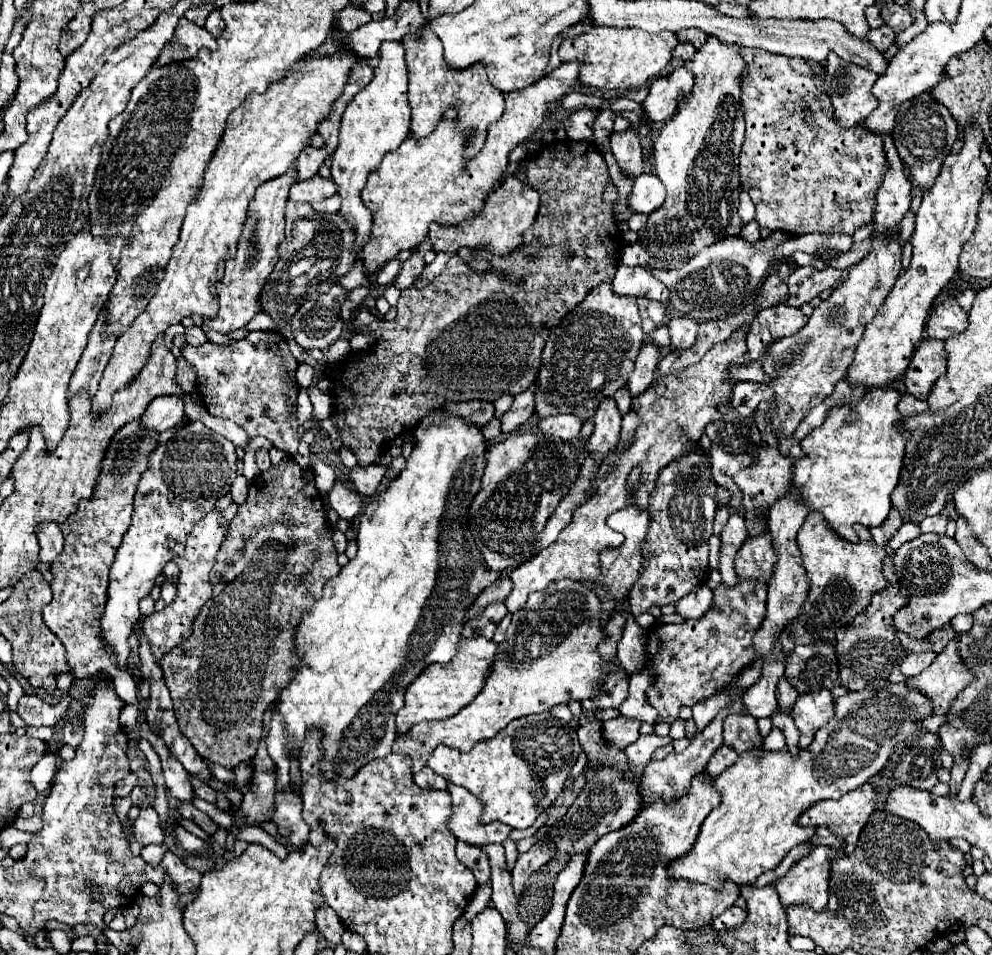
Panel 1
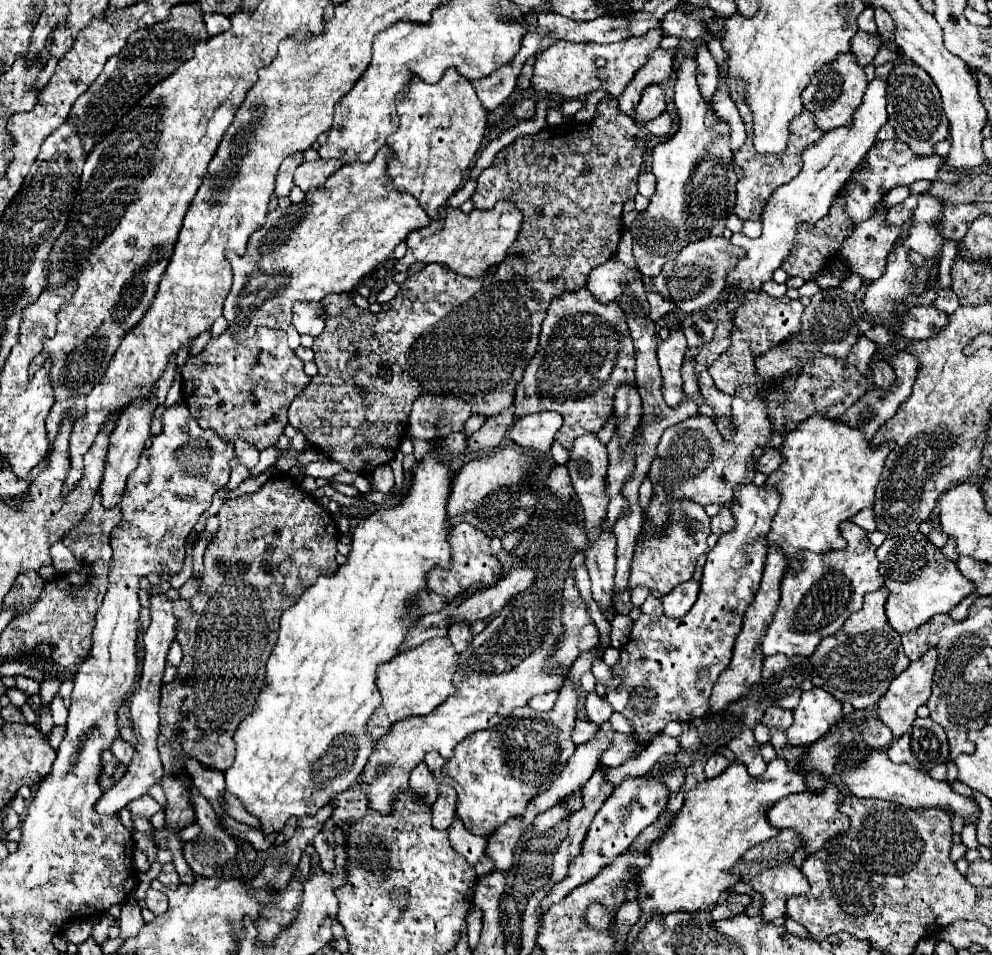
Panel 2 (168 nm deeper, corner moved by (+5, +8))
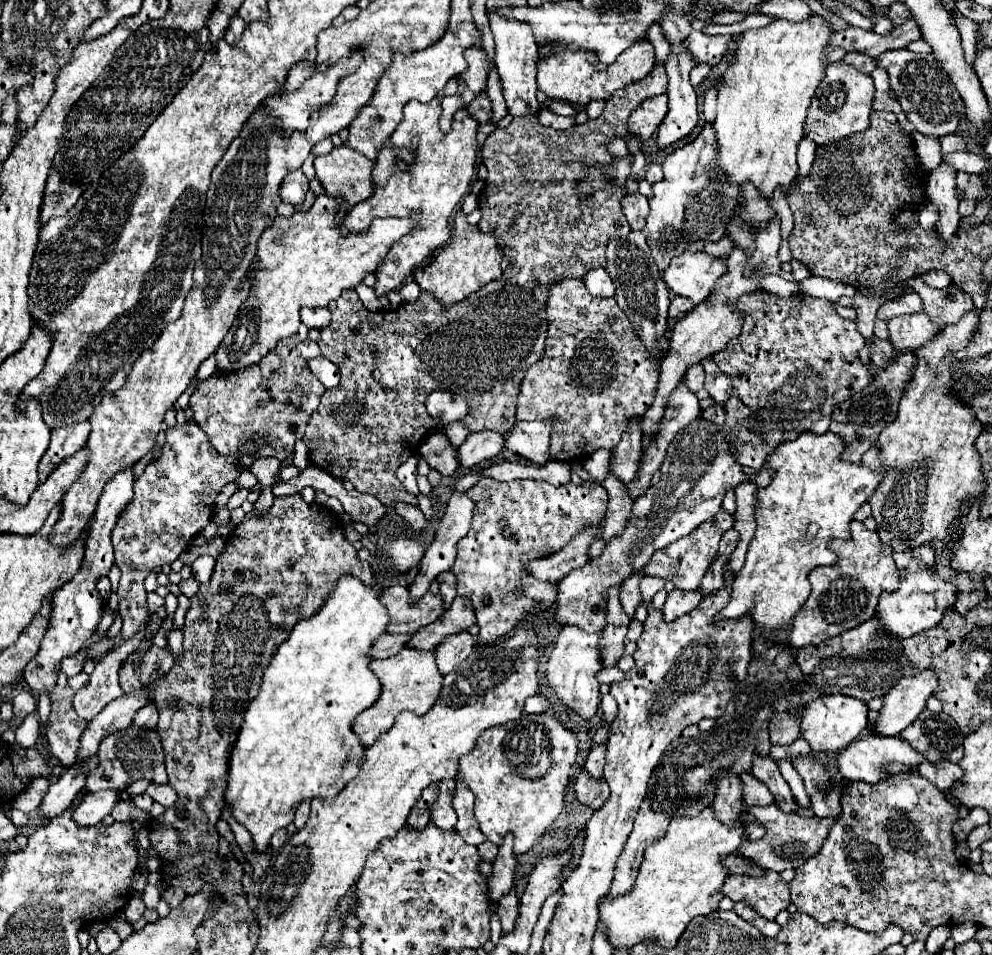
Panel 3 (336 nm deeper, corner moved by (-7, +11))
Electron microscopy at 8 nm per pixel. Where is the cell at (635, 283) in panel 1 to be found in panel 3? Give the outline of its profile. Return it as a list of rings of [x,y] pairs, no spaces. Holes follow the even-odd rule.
[[[594,268],[592,272],[584,274],[582,282],[586,284],[588,292],[592,296],[600,296],[600,298],[612,298],[616,286],[612,284],[612,280],[608,278],[608,272],[604,272],[604,268]]]

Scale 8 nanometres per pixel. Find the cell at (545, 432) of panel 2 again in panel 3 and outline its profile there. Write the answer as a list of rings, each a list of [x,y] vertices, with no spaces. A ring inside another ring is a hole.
[[[534,420],[534,422],[516,422],[512,430],[506,434],[506,448],[534,464],[546,464],[548,456],[548,440],[552,432],[550,420]]]

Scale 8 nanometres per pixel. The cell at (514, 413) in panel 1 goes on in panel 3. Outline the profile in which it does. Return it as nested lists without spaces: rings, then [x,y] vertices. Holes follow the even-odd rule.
[[[476,432],[470,434],[462,446],[456,448],[456,458],[460,462],[460,466],[464,468],[472,468],[484,460],[492,460],[494,456],[498,456],[504,448],[504,436],[500,436],[498,432]]]

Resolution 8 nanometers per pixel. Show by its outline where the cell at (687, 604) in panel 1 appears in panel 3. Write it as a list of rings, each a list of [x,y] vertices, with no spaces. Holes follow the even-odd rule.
[[[672,590],[666,598],[666,604],[664,604],[664,610],[662,610],[662,616],[664,616],[664,622],[672,622],[688,612],[692,612],[702,600],[702,594],[696,590],[696,592],[684,592],[684,590]]]

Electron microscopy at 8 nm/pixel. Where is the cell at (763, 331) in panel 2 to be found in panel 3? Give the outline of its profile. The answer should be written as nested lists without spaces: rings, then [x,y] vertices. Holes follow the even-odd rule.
[[[756,290],[740,296],[736,308],[744,320],[742,332],[732,340],[732,344],[728,344],[728,348],[712,354],[718,368],[732,378],[732,398],[716,402],[702,410],[700,416],[714,422],[718,432],[724,432],[726,438],[732,440],[732,454],[740,466],[750,466],[758,472],[782,442],[796,440],[802,432],[824,434],[830,424],[832,404],[844,402],[852,392],[864,388],[864,384],[872,380],[872,370],[858,358],[858,350],[866,344],[866,338],[856,330],[852,320],[838,316],[832,302],[826,298],[812,298],[808,294],[780,298],[770,292]]]

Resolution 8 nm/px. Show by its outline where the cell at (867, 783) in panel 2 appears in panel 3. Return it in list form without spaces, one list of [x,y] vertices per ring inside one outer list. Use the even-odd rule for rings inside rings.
[[[866,736],[860,738],[856,742],[852,742],[848,748],[844,748],[838,754],[838,770],[846,780],[864,780],[868,784],[876,784],[888,776],[884,776],[884,764],[886,762],[902,762],[906,766],[912,766],[912,770],[916,772],[916,768],[920,766],[920,762],[924,762],[924,756],[920,756],[920,752],[916,752],[908,742],[904,742],[902,738],[888,738],[888,736]]]

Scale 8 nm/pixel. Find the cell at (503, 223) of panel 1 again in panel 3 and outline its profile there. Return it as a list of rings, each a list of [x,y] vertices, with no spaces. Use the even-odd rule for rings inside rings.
[[[460,210],[454,218],[454,228],[450,240],[442,246],[440,254],[428,266],[414,270],[414,282],[420,290],[430,292],[442,306],[452,306],[466,300],[470,294],[478,292],[484,284],[498,280],[502,276],[502,252],[494,236],[480,232],[476,226],[468,226],[466,214]]]

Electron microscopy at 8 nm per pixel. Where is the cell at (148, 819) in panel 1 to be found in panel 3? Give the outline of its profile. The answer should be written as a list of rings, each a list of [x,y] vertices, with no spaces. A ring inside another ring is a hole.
[[[150,784],[146,792],[154,798],[154,802],[160,802],[164,808],[168,808],[170,804],[174,804],[174,802],[176,802],[176,792],[174,792],[168,784],[164,784],[164,786]]]

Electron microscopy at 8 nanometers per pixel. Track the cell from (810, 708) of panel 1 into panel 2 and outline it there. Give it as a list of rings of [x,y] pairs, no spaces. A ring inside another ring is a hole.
[[[822,687],[804,691],[798,707],[794,709],[794,723],[786,731],[788,743],[808,747],[826,735],[838,719],[842,719],[842,703]]]

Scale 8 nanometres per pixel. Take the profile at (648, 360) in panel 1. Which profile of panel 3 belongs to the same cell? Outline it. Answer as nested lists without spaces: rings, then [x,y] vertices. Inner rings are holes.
[[[640,418],[632,420],[632,426],[628,426],[620,444],[614,448],[610,456],[610,472],[624,484],[628,484],[632,476],[636,476],[636,468],[642,452],[642,432],[638,422]]]

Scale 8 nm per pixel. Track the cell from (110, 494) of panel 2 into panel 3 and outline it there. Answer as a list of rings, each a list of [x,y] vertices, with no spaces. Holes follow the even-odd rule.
[[[128,468],[128,472],[118,472],[110,482],[108,488],[104,488],[92,526],[88,528],[88,536],[84,540],[84,560],[80,570],[60,588],[54,592],[52,596],[52,614],[50,614],[50,622],[48,622],[48,630],[44,634],[44,640],[40,644],[40,652],[36,654],[36,658],[26,666],[26,684],[30,688],[32,694],[42,694],[42,692],[52,692],[58,672],[60,672],[60,662],[66,656],[74,656],[76,652],[80,652],[86,642],[92,638],[100,618],[102,618],[102,596],[96,590],[96,584],[102,576],[106,576],[110,572],[110,568],[114,566],[114,550],[112,550],[112,528],[118,520],[120,510],[132,500],[132,492],[134,492],[134,480],[132,480],[132,470]]]

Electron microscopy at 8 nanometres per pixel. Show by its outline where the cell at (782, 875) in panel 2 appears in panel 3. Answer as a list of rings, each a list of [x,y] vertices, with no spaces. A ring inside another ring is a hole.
[[[764,872],[758,878],[748,876],[728,876],[720,892],[732,902],[746,902],[762,918],[774,920],[776,914],[790,904],[790,886],[776,872]]]

